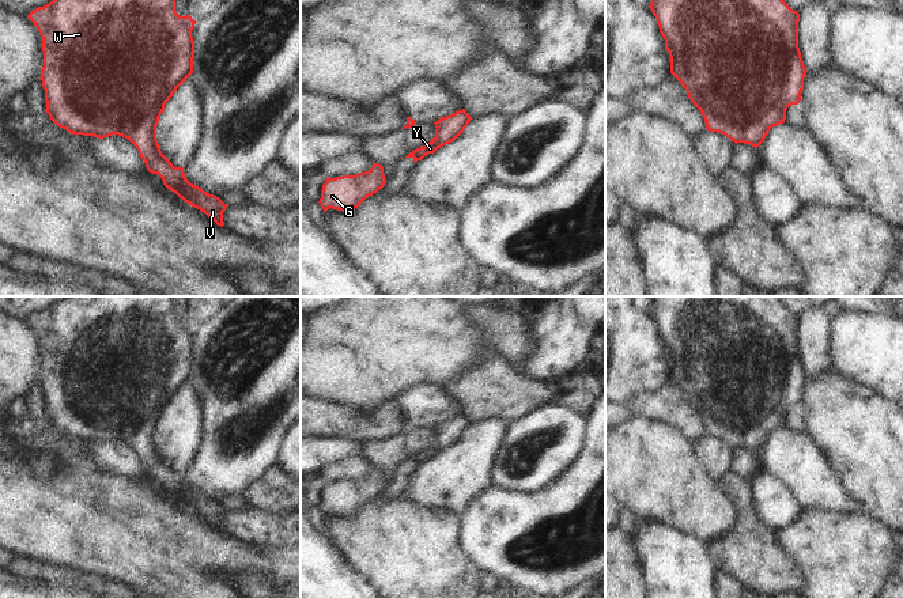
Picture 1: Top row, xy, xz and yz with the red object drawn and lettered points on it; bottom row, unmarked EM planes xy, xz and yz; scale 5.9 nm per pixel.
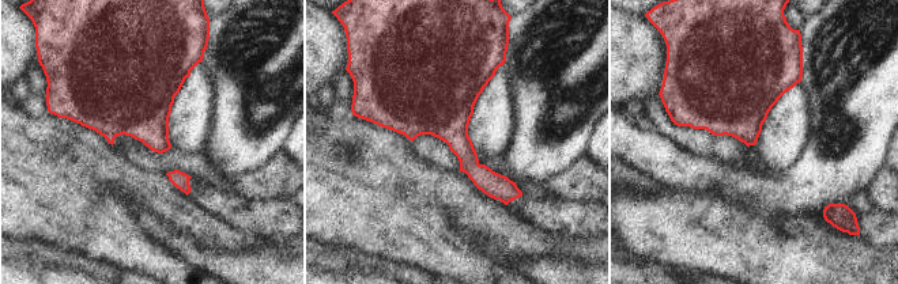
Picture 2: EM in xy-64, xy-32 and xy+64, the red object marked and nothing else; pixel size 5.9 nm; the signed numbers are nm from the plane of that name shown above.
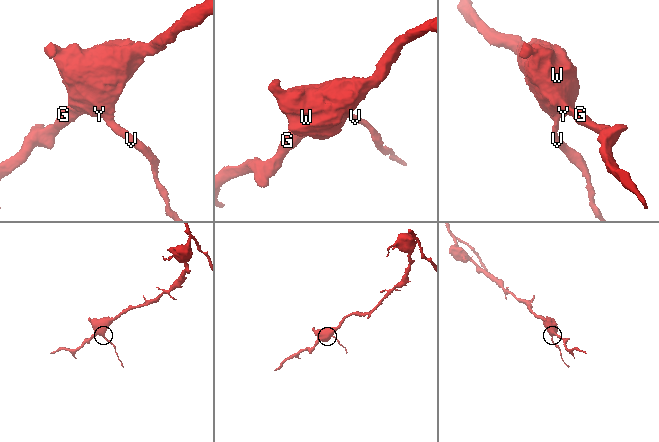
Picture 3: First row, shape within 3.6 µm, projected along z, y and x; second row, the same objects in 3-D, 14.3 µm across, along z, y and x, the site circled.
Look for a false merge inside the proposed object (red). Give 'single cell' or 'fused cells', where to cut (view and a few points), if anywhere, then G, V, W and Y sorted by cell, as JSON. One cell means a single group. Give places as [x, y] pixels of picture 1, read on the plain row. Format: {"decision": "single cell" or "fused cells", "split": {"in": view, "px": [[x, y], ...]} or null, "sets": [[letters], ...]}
{"decision": "single cell", "split": null, "sets": [["G", "V", "W", "Y"]]}

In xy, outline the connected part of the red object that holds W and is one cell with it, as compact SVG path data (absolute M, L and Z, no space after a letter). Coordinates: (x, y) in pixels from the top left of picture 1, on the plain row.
M67 296L35 313L27 322L42 342L44 371L39 383L50 424L72 439L98 443L118 439L128 443L137 453L150 477L158 478L167 493L223 531L223 516L228 510L190 488L184 472L174 472L162 458L156 444L156 431L165 409L193 378L192 336L197 326L190 319L180 321L175 317L175 296Z

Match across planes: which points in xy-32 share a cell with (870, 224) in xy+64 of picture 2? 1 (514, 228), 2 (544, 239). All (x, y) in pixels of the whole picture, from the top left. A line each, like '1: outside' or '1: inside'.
1: outside
2: outside

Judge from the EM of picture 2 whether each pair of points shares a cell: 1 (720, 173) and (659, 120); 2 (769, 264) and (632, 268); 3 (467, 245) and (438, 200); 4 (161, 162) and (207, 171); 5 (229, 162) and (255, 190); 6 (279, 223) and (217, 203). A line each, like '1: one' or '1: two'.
1: two
2: two
3: one
4: one
5: two
6: one

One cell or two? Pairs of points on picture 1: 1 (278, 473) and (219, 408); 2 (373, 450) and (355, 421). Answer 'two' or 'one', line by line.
1: two
2: two

